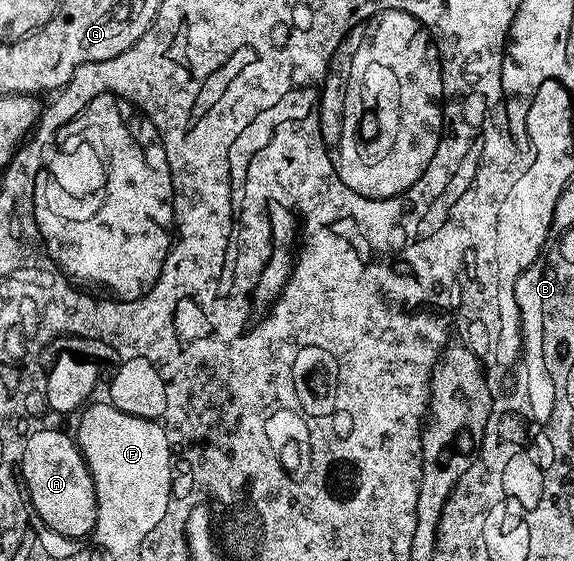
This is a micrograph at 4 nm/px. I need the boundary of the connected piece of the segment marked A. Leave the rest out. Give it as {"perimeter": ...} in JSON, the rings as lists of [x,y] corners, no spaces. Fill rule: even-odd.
{"perimeter":[[[34,430],[24,439],[19,477],[38,518],[43,520],[47,529],[65,538],[82,540],[99,522],[97,493],[89,466],[77,447],[74,435],[64,434],[63,430]]]}

